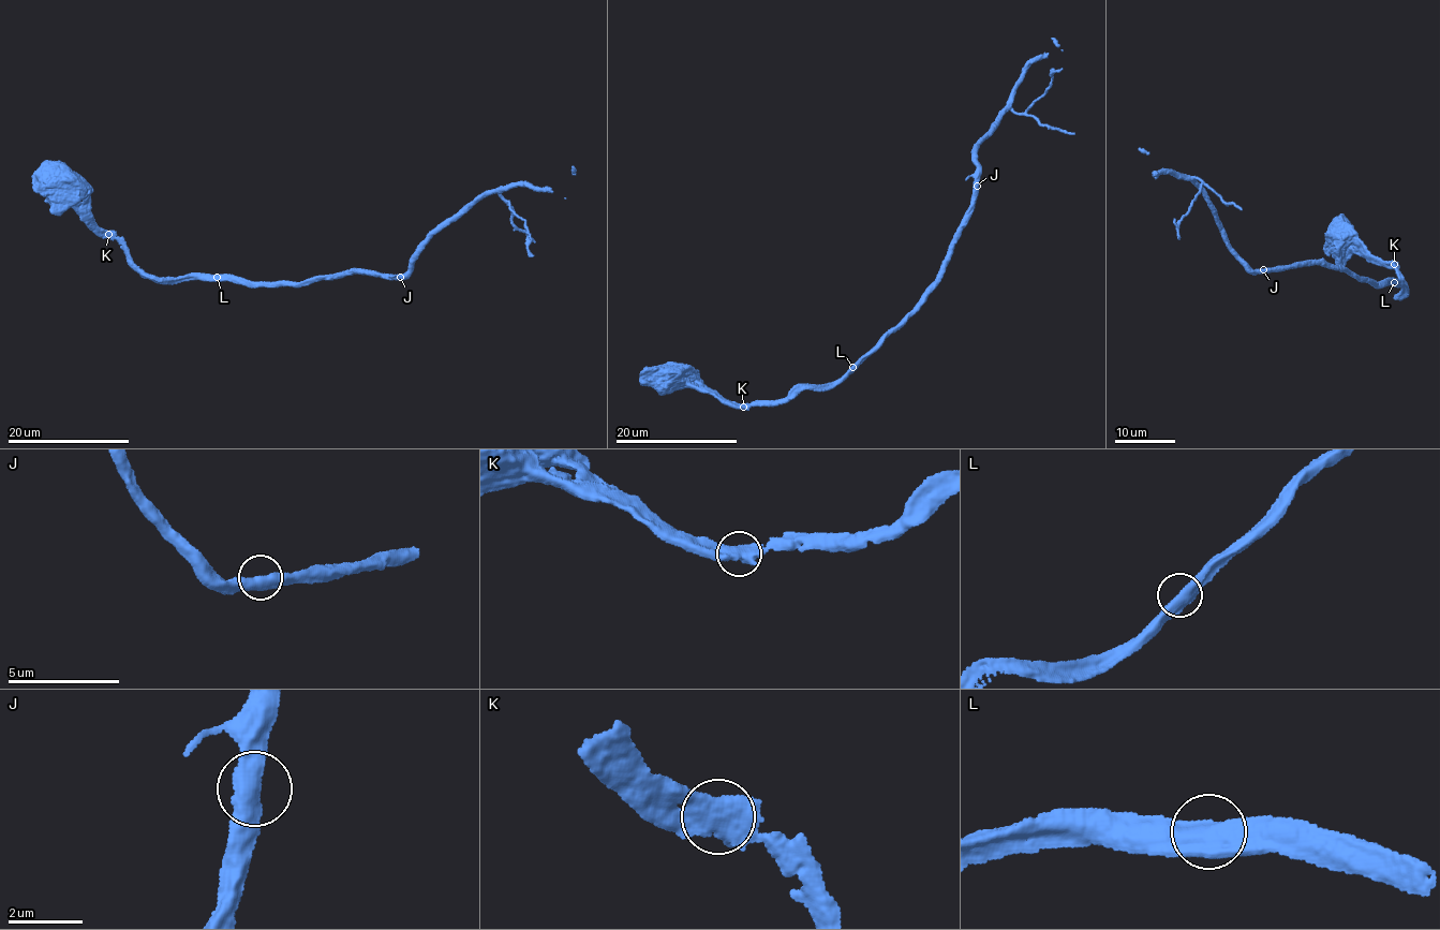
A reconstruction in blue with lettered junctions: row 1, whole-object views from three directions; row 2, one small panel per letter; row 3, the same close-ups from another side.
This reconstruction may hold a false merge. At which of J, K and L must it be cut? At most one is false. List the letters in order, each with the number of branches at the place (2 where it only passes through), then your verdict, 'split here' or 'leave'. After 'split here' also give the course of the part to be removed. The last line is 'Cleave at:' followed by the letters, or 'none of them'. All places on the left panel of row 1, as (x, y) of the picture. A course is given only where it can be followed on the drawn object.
J: 2 | leave
K: 2 | leave
L: 2 | leave
Cleave at: none of them

